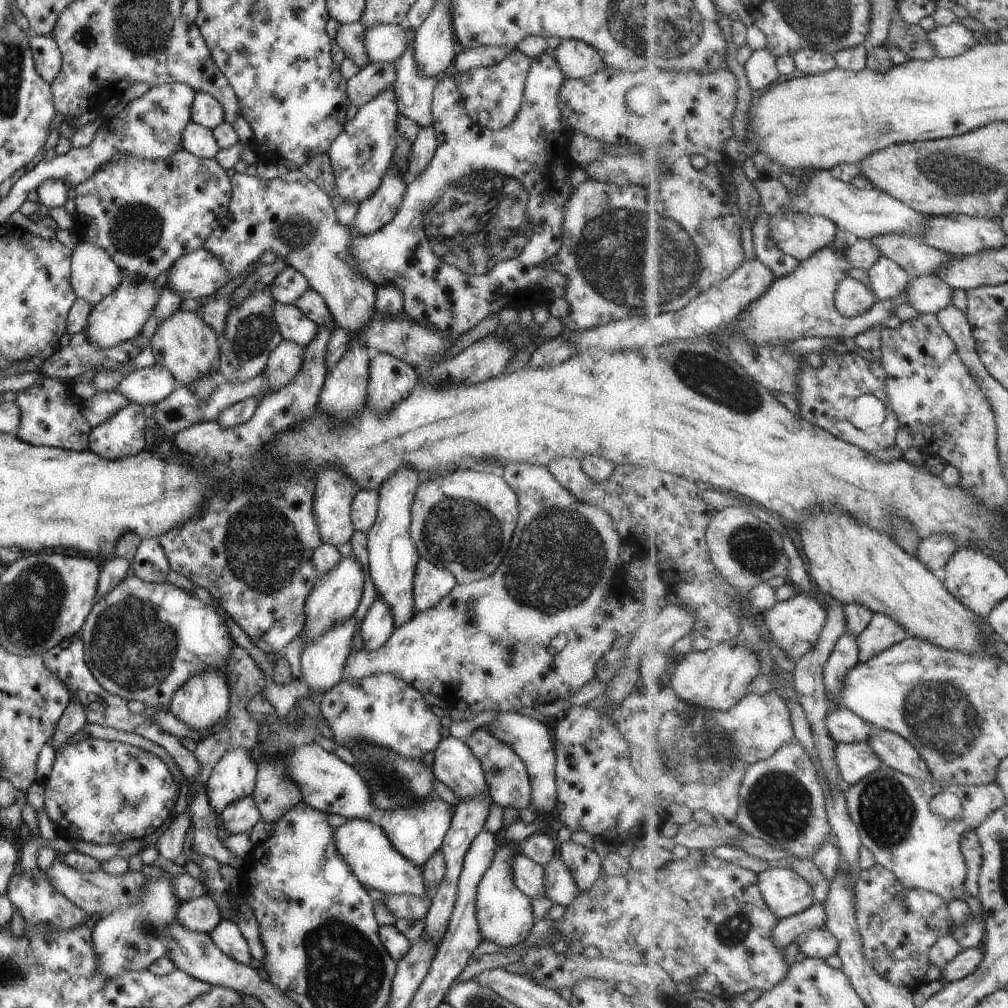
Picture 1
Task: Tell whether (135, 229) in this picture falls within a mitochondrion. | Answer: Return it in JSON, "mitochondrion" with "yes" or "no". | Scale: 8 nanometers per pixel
{"mitochondrion":"yes"}

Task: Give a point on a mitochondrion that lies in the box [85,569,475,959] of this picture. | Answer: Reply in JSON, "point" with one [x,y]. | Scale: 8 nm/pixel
{"point":[134,646]}

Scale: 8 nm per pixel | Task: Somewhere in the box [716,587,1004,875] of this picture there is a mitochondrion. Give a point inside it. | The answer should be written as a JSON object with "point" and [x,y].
{"point":[939,716]}

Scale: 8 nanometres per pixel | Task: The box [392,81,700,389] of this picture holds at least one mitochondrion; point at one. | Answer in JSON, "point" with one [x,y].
{"point":[483,220]}

